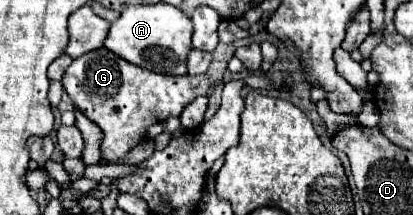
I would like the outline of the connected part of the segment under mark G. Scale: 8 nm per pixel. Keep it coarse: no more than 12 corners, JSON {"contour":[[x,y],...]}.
{"contour":[[106,48],[62,78],[116,162],[210,78],[164,76]]}

